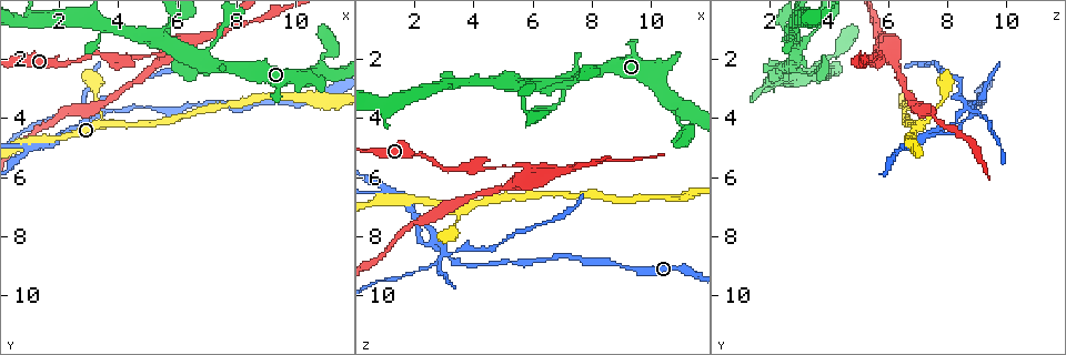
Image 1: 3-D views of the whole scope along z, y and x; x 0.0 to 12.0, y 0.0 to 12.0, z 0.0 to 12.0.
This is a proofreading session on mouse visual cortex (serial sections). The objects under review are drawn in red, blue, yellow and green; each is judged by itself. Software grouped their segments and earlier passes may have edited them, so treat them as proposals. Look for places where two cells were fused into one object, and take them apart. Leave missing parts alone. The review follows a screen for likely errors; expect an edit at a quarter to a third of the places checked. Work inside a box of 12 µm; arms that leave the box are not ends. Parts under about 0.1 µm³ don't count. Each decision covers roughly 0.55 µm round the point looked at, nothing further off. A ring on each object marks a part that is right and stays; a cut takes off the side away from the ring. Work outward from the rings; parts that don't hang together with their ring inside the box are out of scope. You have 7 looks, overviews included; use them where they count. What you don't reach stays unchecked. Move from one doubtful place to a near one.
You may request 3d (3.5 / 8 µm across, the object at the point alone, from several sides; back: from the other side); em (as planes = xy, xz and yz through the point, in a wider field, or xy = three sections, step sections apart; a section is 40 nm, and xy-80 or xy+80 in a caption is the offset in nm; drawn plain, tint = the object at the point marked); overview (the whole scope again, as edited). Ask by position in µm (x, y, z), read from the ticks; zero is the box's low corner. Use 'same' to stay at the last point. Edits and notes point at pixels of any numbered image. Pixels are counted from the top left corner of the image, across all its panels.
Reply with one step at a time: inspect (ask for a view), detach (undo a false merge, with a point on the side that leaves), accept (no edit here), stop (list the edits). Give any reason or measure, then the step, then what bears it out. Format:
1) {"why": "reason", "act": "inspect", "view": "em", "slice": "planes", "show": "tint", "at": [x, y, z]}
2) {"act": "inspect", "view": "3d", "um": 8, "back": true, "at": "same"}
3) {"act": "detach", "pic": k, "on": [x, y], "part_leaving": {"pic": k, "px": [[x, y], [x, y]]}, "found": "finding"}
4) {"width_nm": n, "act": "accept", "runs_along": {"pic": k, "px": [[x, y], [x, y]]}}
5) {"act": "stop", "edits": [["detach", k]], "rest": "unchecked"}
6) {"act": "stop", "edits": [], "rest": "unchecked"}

{"why": "looks like a crossing", "act": "inspect", "view": "3d", "um": 8, "back": true, "at": [3.0, 4.1, 8.5]}

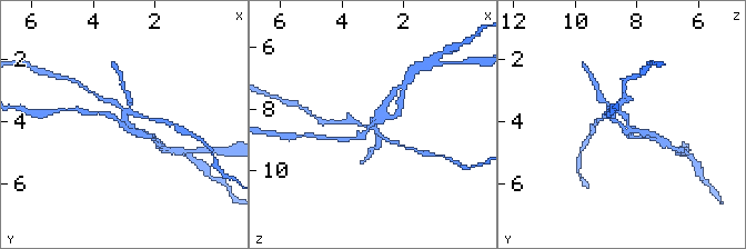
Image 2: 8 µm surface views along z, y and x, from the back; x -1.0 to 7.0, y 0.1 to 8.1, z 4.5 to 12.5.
{"act": "inspect", "view": "em", "slice": "xy", "step": 5, "show": "tint", "at": [3.1, 4.1, 8.5]}

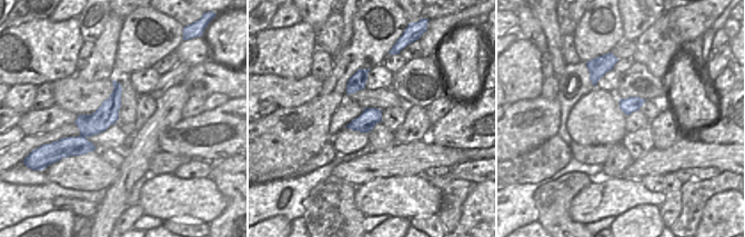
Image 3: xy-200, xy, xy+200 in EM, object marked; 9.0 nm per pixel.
{"act": "detach", "pic": 2, "on": [202, 167], "part_leaving": {"pic": 2, "px": [[125, 122], [124, 111], [100, 97]]}, "found": "two cells meet here"}

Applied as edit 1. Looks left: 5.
{"why": "thick turns thin", "act": "inspect", "view": "3d", "um": 3.5, "at": [4.8, 1.9, 5.7]}

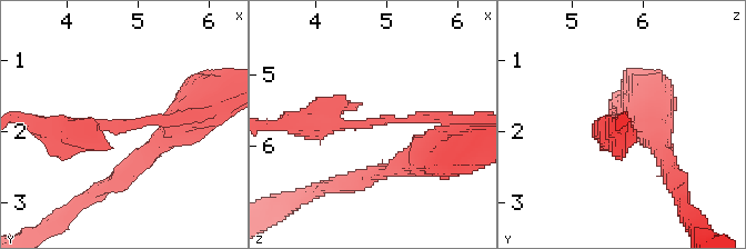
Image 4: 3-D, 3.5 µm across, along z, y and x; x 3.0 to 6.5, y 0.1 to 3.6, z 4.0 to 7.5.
{"arm_widths_nm": [150, 350], "act": "accept", "runs_along": {"pic": 4, "px": [[50, 130], [190, 113]]}, "found": "all the same cell"}

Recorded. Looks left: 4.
{"why": "arms part here", "act": "inspect", "view": "3d", "um": 3.5, "at": [7.5, 1.2, 5.7]}

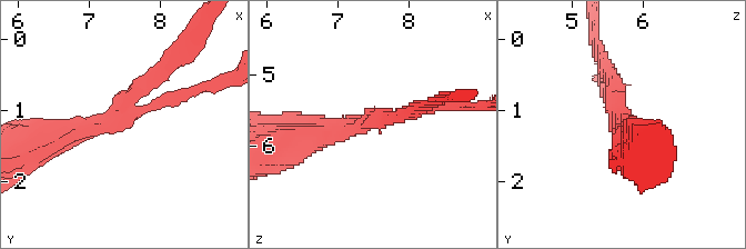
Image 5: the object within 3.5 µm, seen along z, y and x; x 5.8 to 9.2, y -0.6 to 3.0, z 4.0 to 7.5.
{"act": "inspect", "view": "em", "slice": "planes", "show": "tint", "at": [7.40, 1.10, 5.65]}

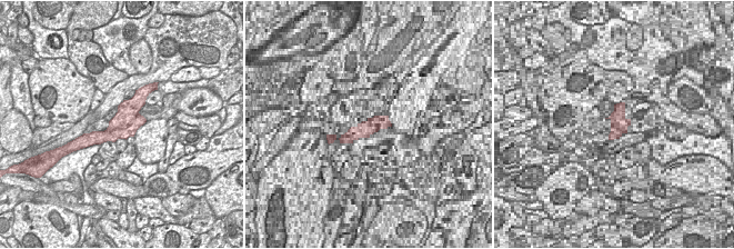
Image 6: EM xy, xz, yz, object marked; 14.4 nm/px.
{"arms": 3, "arm_widths_nm": [100, 200, 400], "act": "detach", "pic": 5, "on": [283, 148], "found": "two cells meet here"}

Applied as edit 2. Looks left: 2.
{"act": "stop", "edits": [["detach", 2], ["detach", 5]], "rest": "unchecked"}

